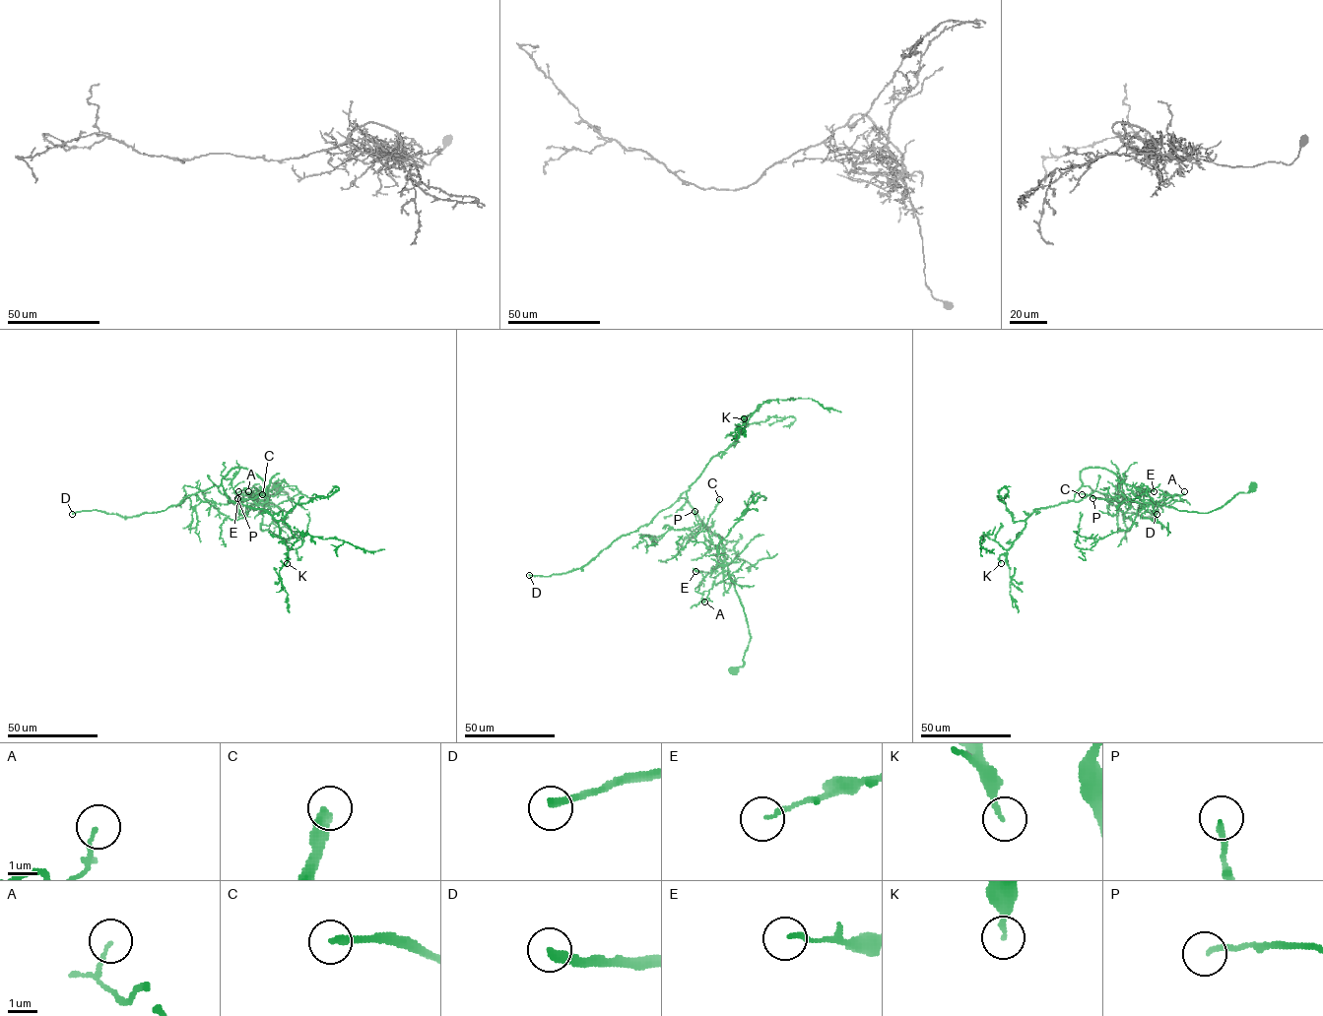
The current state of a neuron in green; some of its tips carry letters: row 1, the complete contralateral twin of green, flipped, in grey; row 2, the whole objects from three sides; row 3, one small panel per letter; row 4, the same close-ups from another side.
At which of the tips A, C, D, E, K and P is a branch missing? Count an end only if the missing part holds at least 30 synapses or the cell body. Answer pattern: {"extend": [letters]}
{"extend": ["C", "D", "P"]}

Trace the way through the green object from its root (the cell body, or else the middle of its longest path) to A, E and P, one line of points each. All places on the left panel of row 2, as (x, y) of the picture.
A: (278, 486), (288, 494), (294, 507), (291, 513), (272, 502), (261, 503), (248, 491)
E: (278, 486), (288, 494), (294, 507), (291, 513), (272, 502), (267, 505), (264, 493), (254, 487), (238, 491)
P: (278, 486), (288, 494), (294, 507), (291, 513), (272, 502), (257, 504), (251, 498), (237, 498)

